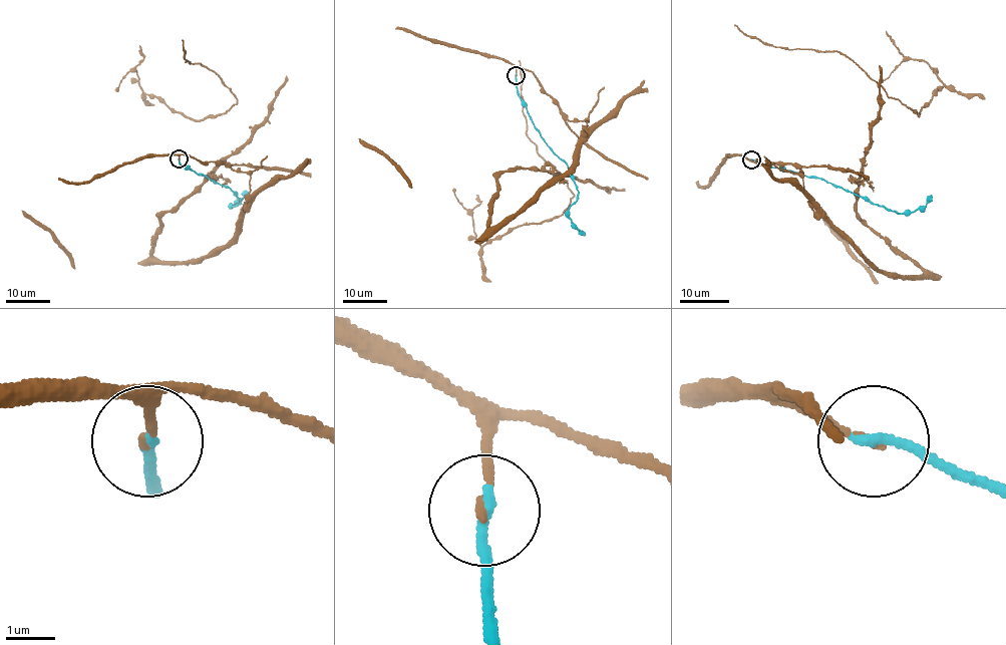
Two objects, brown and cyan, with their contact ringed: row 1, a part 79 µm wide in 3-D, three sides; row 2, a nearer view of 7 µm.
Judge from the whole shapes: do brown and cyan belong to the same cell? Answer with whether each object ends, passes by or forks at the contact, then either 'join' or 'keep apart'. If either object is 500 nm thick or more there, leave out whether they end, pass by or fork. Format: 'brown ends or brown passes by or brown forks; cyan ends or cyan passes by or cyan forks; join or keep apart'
brown ends; cyan ends; join

